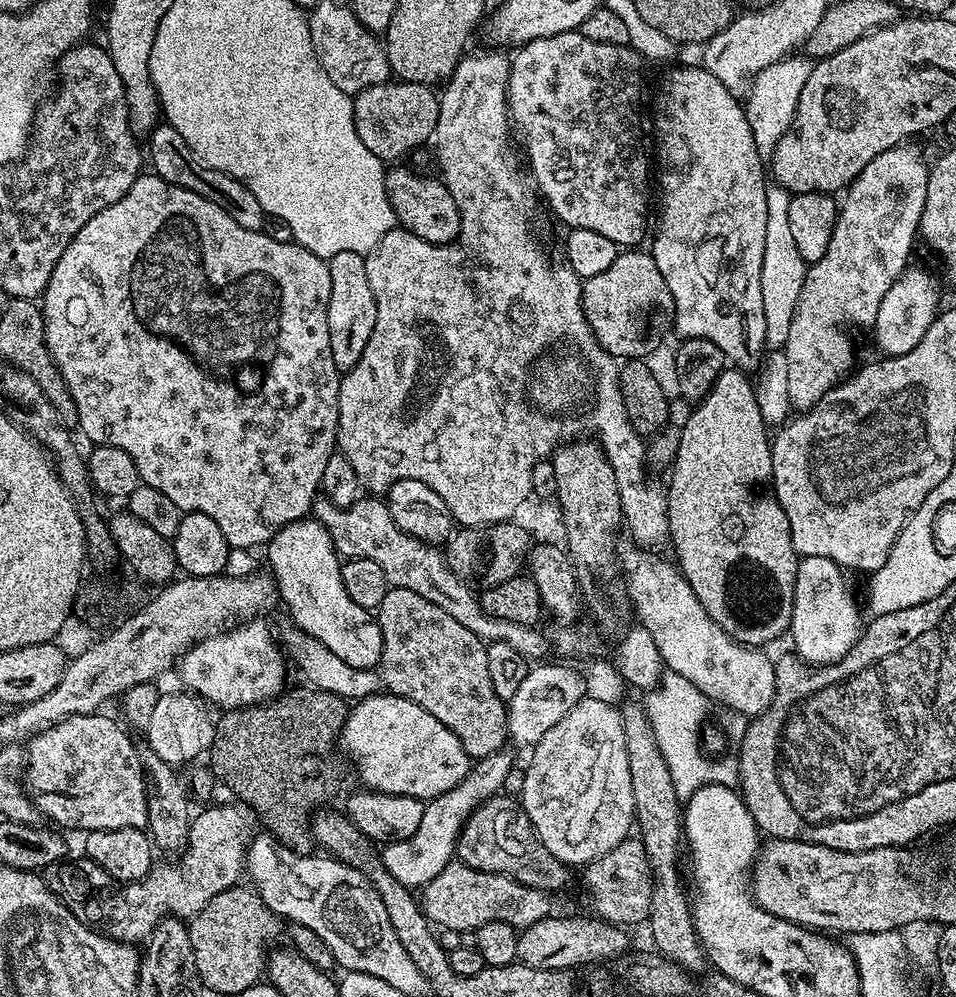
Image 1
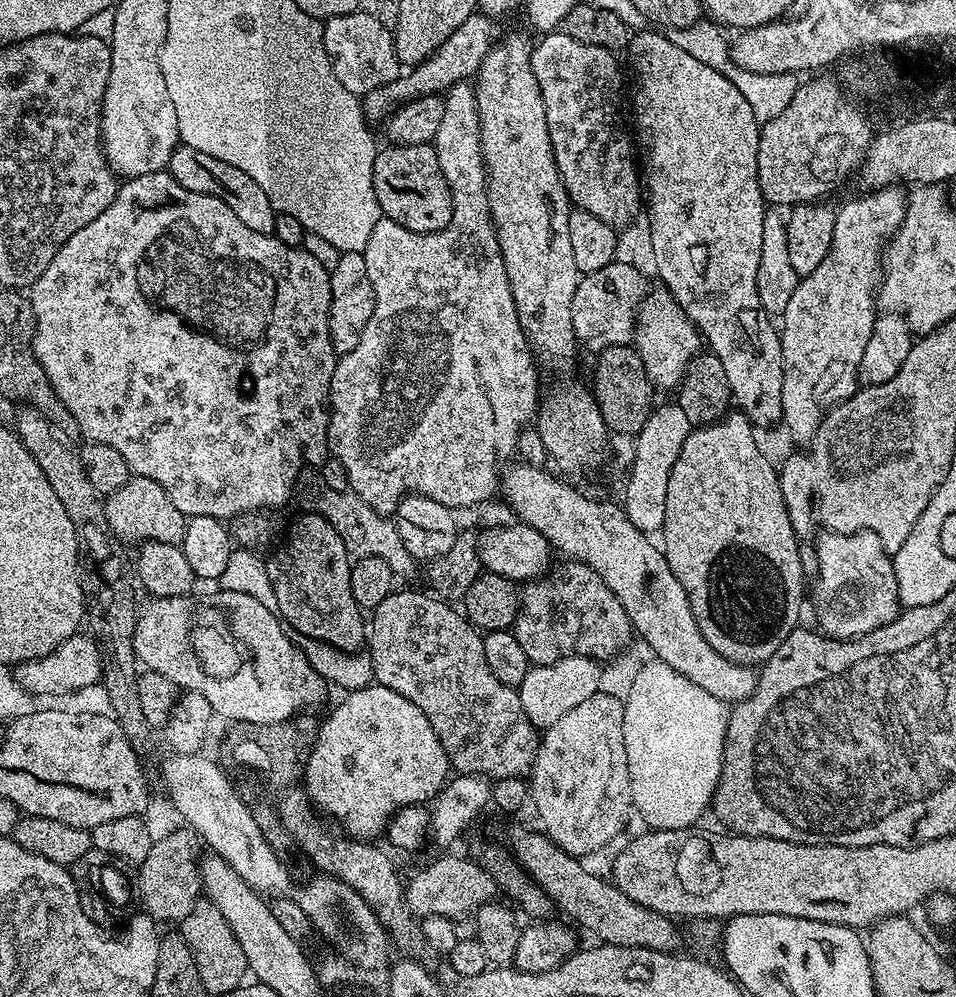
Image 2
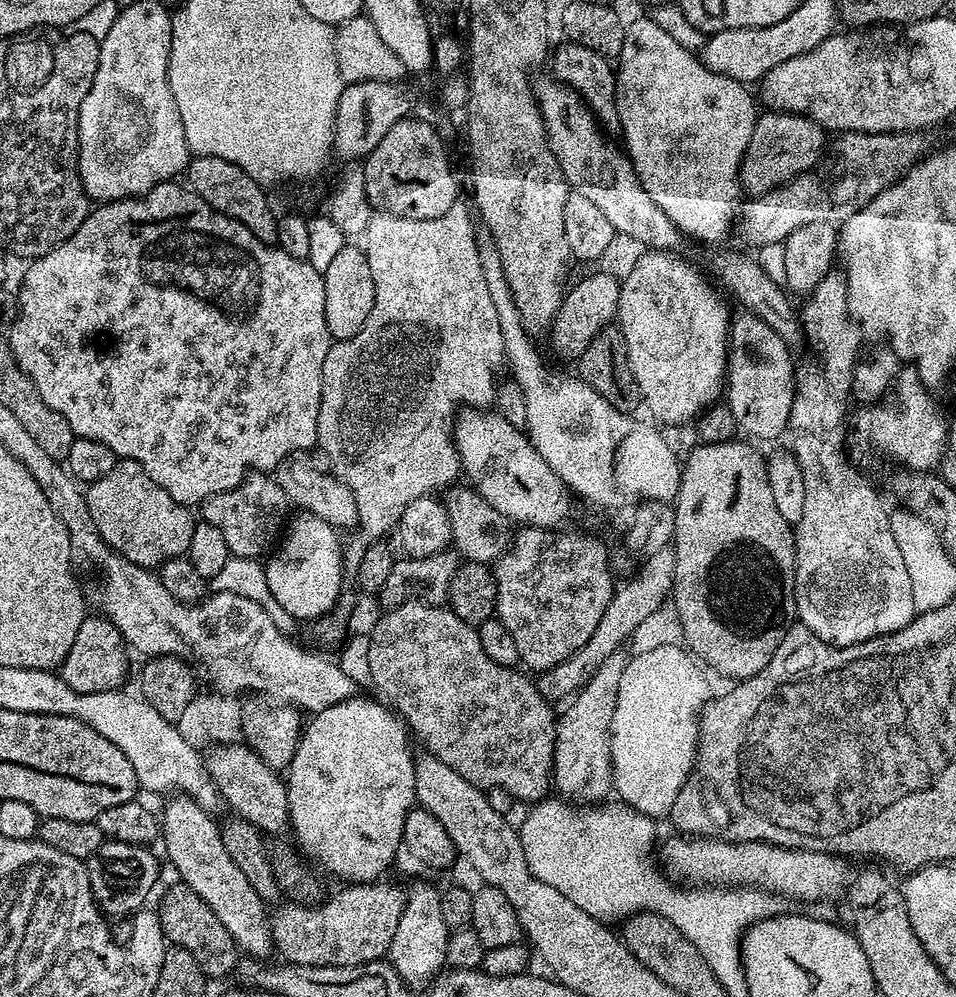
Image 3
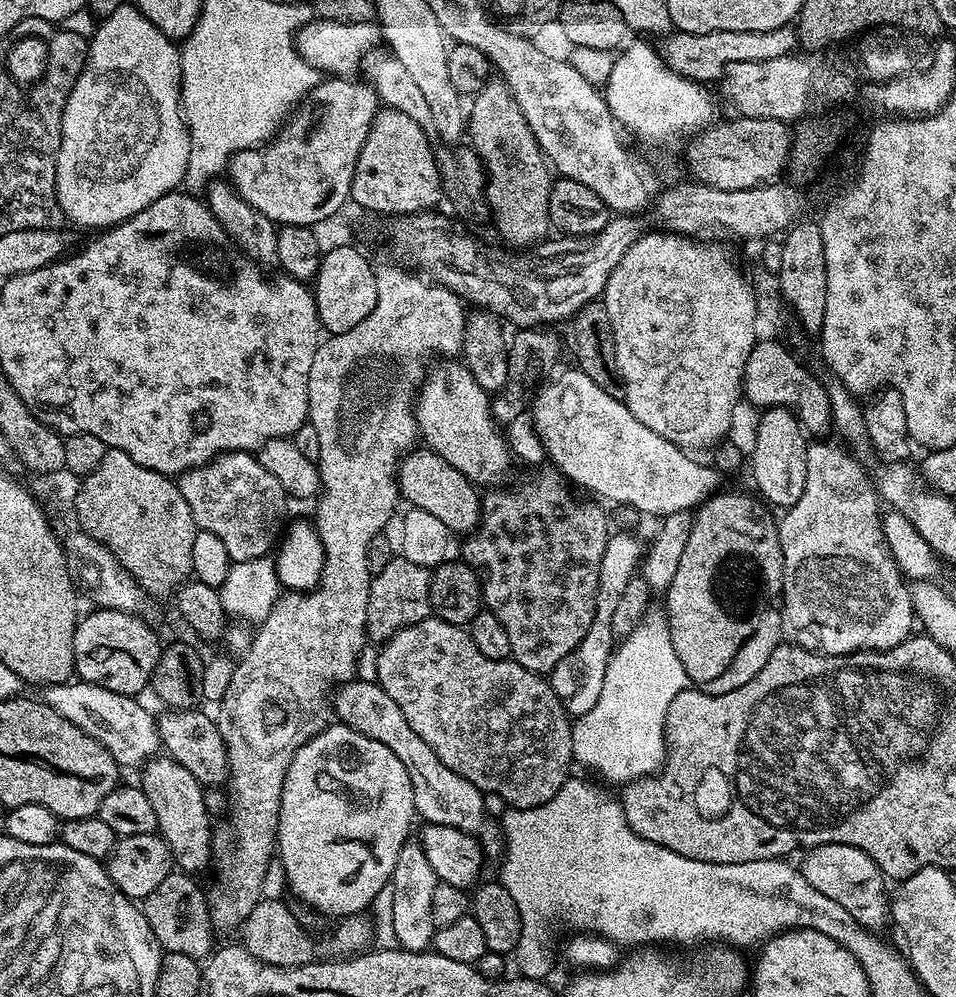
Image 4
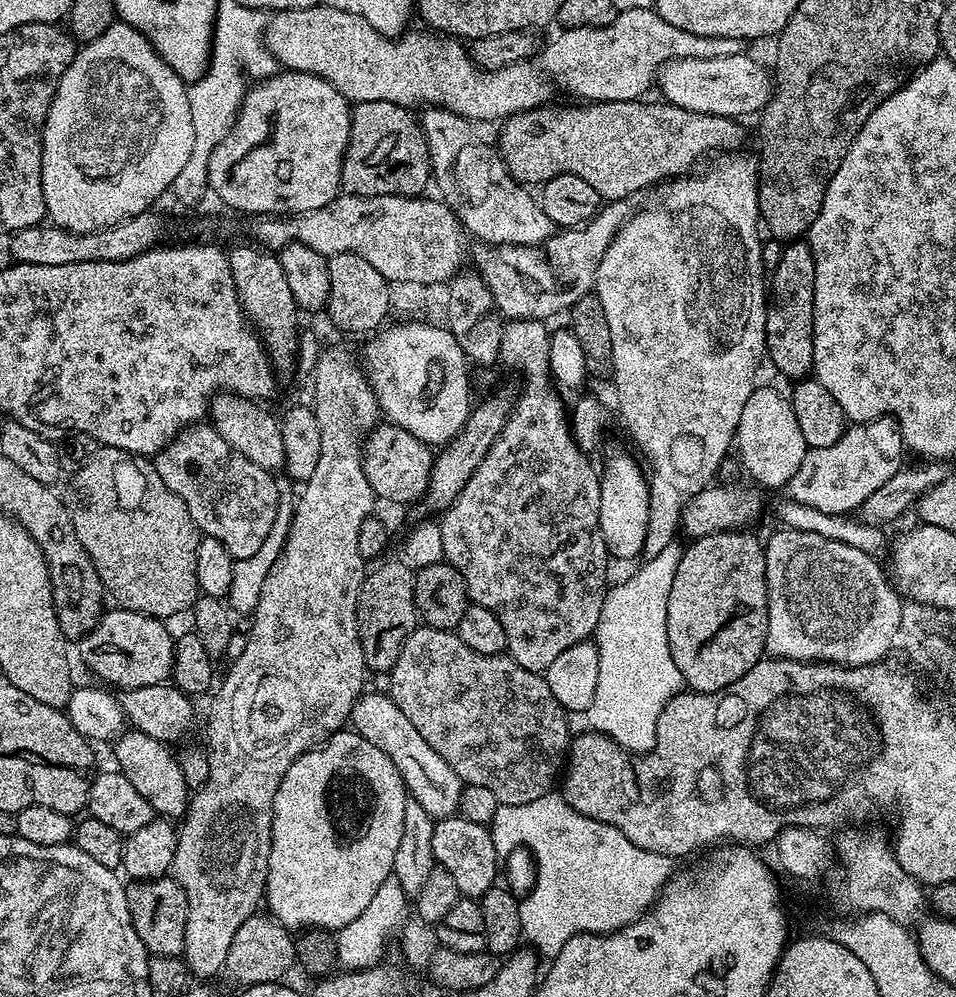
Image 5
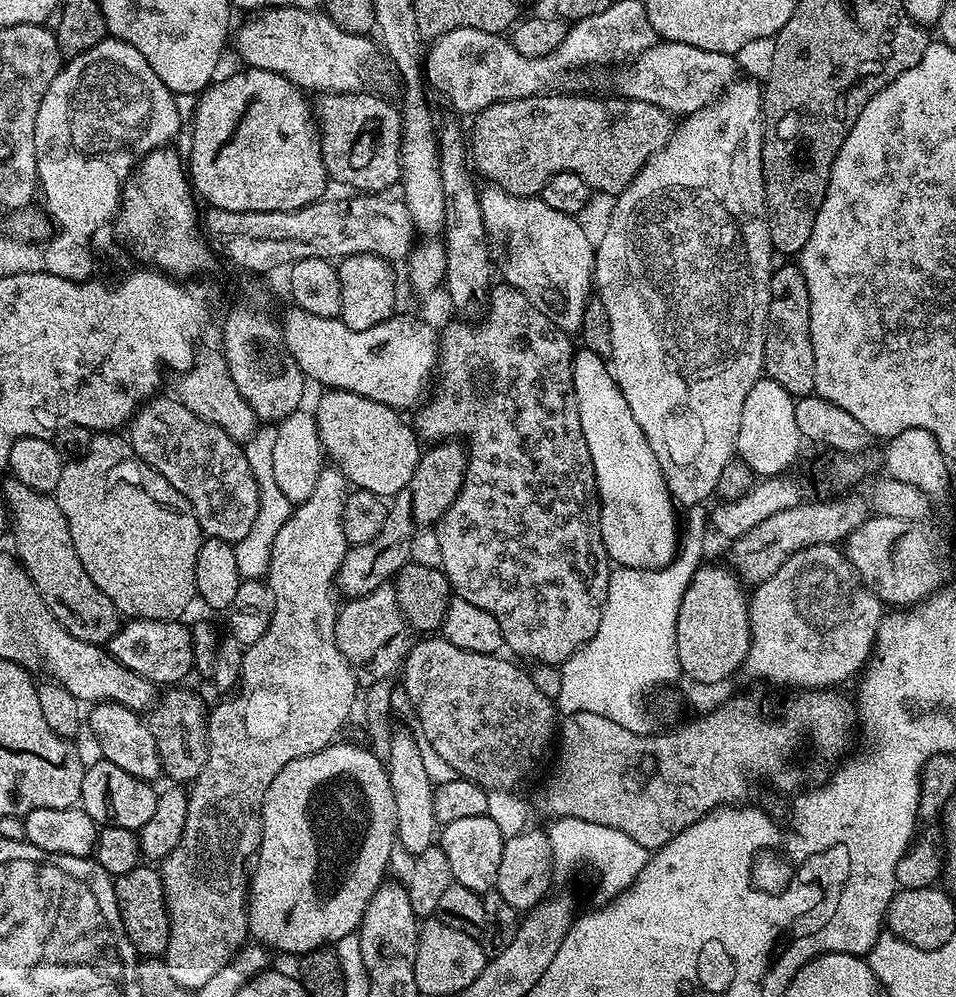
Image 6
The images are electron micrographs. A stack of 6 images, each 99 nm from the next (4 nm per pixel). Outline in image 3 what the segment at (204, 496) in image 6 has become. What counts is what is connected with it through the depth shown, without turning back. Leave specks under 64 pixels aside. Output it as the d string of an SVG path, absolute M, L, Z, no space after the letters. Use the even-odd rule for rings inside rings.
M253 471L245 476L244 481L238 486L222 494L214 494L209 500L204 501L199 505L198 512L204 515L201 516L203 523L216 527L222 538L226 538L226 546L233 557L255 560L263 557L277 543L285 527L290 505L276 479L271 475Z

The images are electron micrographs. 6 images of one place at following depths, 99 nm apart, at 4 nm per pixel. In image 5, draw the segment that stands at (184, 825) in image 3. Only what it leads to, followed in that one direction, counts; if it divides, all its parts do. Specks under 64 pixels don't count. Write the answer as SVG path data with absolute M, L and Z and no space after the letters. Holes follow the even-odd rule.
M128 730L115 741L116 760L119 771L123 772L130 782L150 802L153 813L157 817L180 818L188 810L190 789L186 778L183 776L183 768L180 765L177 753L167 744L158 742L146 734L135 730Z

